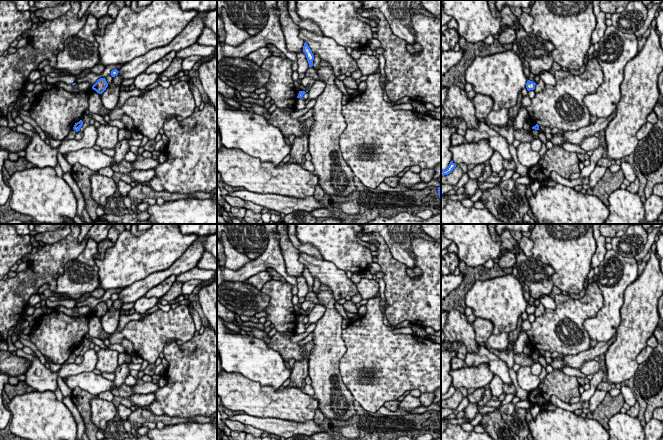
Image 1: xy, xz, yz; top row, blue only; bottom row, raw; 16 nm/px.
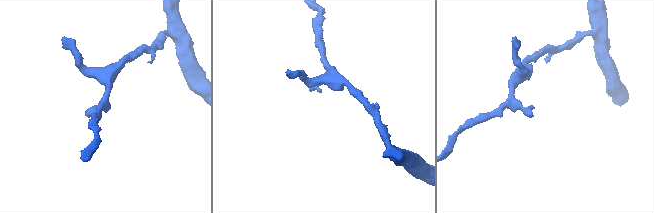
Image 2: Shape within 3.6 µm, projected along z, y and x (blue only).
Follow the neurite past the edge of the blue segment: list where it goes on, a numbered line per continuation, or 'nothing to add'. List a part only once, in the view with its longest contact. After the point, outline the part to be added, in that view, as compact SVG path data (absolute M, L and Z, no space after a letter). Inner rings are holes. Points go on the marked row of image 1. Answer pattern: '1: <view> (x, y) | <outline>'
nothing to add

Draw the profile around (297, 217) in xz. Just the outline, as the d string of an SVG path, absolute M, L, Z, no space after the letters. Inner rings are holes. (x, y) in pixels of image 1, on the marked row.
M294 211L285 215L283 222L285 224L315 224L316 218L306 211Z

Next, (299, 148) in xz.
M304 132L301 137L295 137L294 143L290 150L290 162L301 165L302 158L308 152L308 144L309 138L307 132Z

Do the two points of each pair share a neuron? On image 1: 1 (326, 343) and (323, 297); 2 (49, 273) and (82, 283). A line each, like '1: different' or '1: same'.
1: same
2: different

